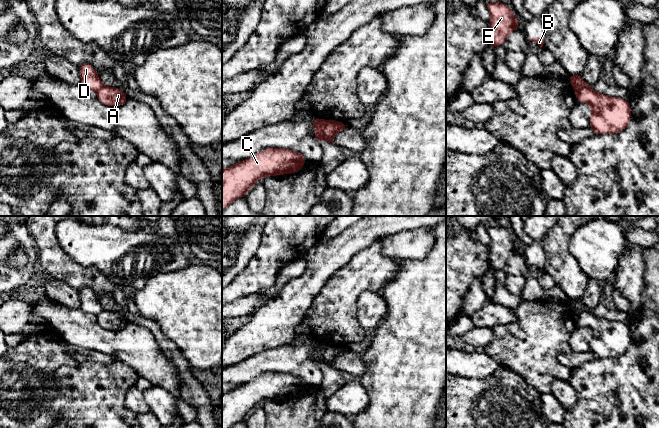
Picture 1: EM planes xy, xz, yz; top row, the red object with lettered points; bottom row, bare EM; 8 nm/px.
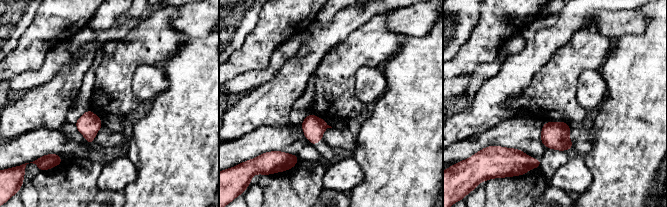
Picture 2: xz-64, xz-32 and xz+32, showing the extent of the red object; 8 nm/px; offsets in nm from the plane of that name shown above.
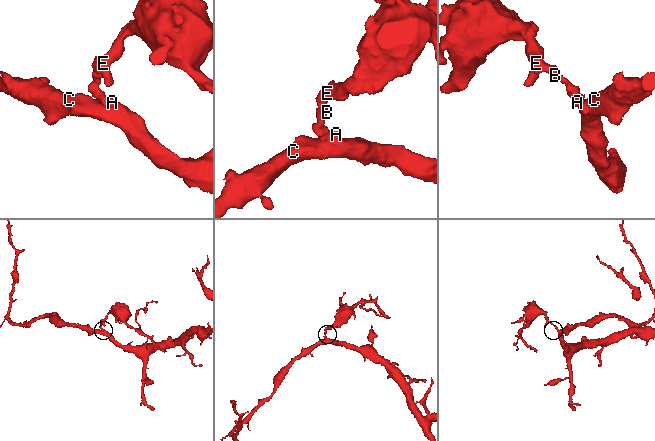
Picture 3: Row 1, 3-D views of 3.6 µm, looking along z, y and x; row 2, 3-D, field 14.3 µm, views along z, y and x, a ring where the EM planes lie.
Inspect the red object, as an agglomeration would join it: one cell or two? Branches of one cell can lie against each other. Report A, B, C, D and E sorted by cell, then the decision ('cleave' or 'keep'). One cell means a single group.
A C / B D E | cleave

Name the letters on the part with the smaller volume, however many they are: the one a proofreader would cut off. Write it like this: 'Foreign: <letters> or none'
Foreign: B, D, E

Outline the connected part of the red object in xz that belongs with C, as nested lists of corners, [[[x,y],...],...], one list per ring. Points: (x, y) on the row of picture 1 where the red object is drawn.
[[[268,148],[258,154],[222,170],[222,212],[235,200],[244,196],[257,179],[267,176],[296,173],[308,161],[303,154],[284,148]]]

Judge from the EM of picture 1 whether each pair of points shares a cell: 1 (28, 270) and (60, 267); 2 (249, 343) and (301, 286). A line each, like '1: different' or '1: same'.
1: different
2: same

